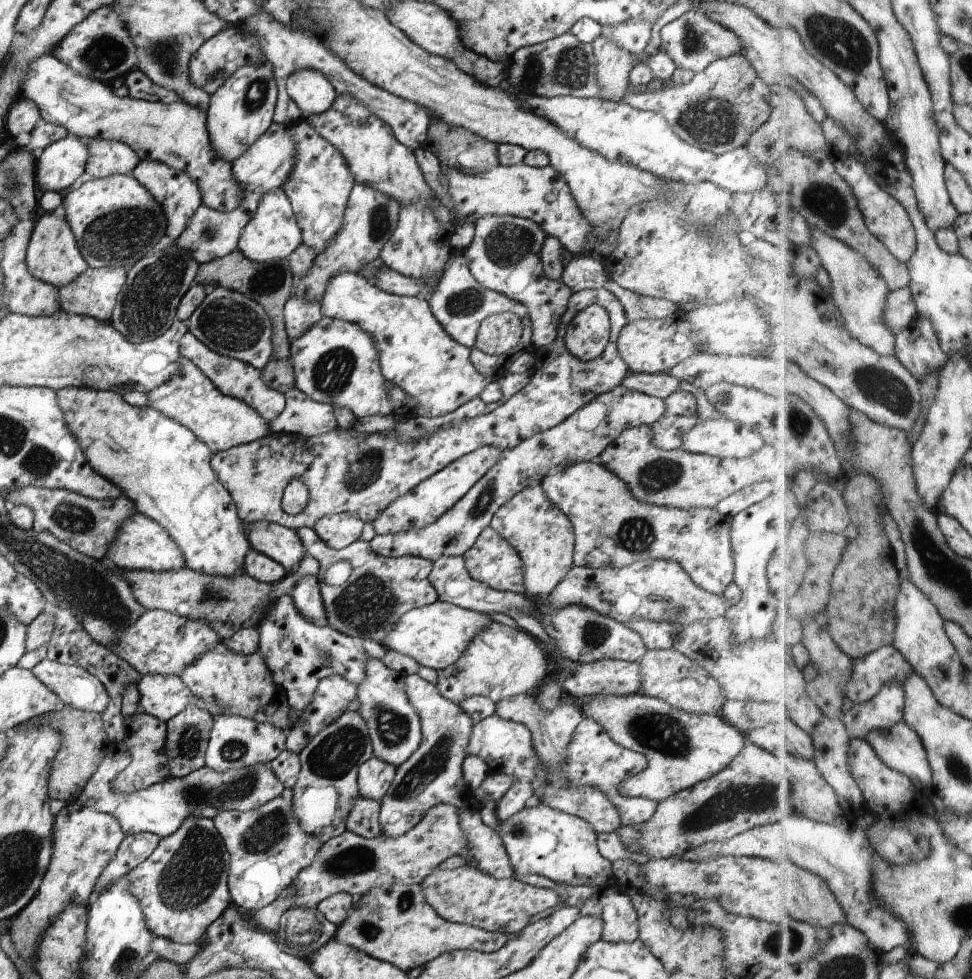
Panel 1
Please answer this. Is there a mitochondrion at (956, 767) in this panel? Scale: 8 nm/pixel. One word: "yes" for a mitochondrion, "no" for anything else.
yes

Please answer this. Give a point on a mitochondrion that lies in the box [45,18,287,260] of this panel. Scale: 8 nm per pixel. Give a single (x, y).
(102, 54)

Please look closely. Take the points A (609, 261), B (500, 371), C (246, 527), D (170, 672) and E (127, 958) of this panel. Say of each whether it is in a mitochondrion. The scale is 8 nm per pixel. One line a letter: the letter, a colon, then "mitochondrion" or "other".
A: other
B: other
C: other
D: other
E: mitochondrion

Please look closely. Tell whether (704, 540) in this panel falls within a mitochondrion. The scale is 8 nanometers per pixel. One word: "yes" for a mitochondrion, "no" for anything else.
no

